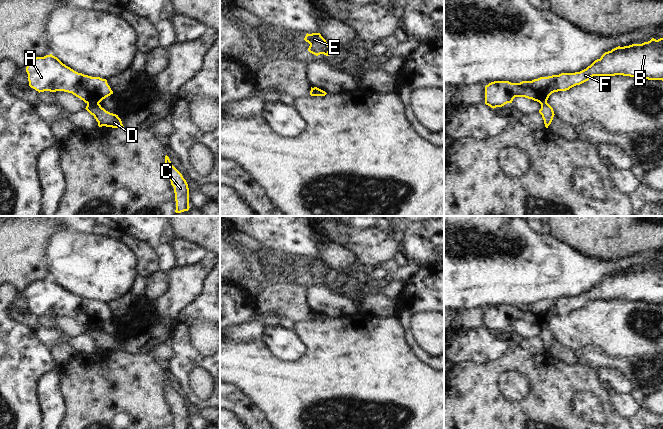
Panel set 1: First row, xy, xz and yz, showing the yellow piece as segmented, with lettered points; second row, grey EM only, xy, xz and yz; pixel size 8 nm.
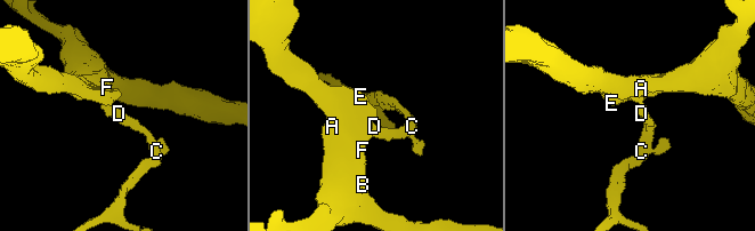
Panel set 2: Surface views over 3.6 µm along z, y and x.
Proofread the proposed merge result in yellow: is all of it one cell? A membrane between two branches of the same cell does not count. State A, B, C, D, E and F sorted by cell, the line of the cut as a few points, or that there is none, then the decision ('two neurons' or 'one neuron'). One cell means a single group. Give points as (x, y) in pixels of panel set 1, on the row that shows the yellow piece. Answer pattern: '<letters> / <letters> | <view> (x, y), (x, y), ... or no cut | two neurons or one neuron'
A B E F / C D | xy (98, 102), (87, 104) | two neurons

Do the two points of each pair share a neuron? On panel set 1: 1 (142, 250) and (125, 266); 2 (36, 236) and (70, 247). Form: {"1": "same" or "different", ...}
{"1": "different", "2": "different"}

